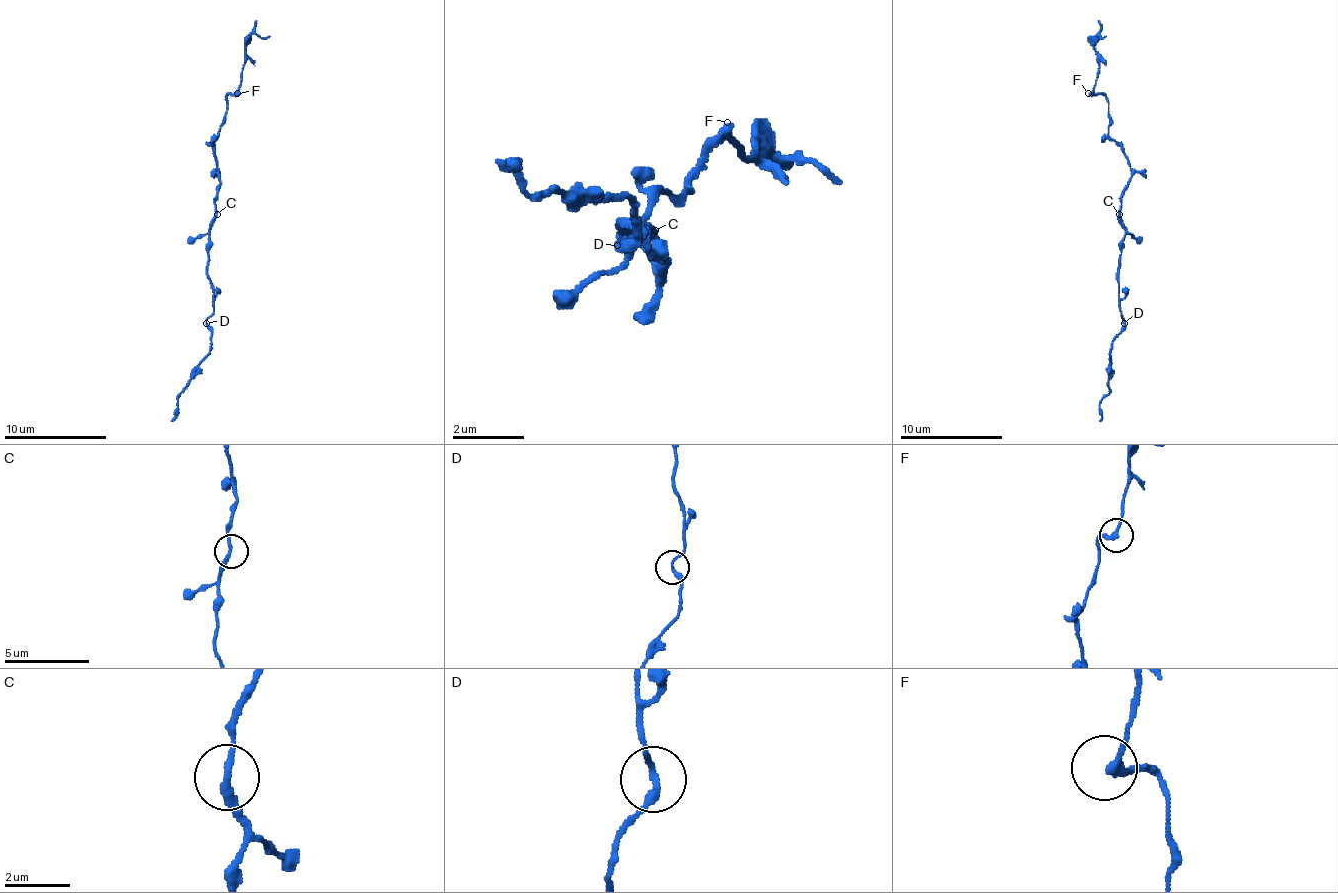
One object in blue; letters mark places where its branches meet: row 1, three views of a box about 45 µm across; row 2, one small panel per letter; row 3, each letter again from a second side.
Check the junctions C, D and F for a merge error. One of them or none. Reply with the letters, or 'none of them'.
none of them

